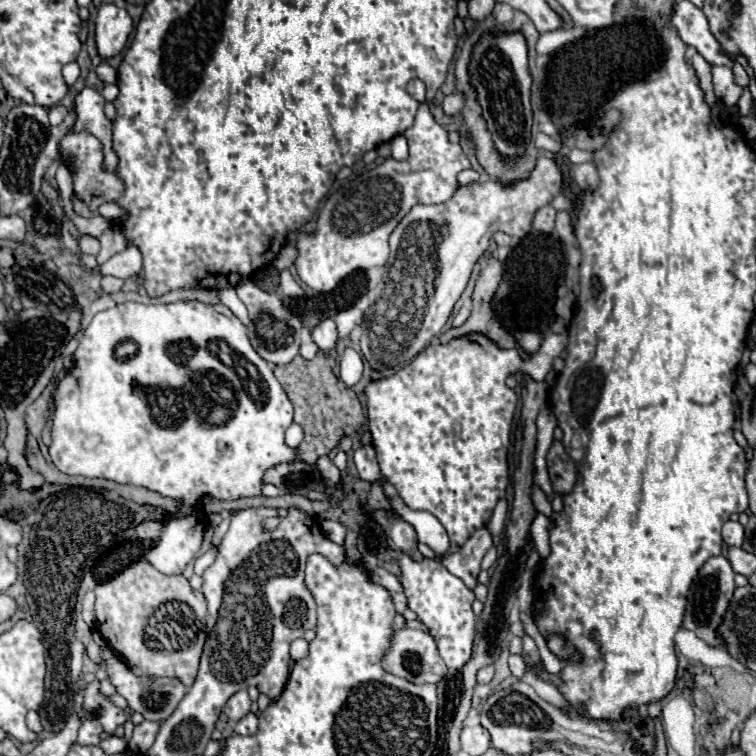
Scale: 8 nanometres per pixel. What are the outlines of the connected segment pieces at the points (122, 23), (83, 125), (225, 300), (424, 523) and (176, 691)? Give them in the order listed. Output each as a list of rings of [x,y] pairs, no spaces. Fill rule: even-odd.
[[[102,4],[95,20],[95,41],[98,46],[98,54],[108,60],[118,56],[130,34],[132,34],[132,18],[124,8],[118,8],[116,4]]]
[[[84,88],[76,96],[74,110],[78,114],[78,120],[72,130],[86,130],[86,132],[94,134],[104,146],[104,166],[108,170],[116,170],[118,156],[112,148],[112,124],[104,116],[104,104],[106,104],[106,100],[102,94],[98,94],[92,88]]]
[[[220,288],[218,290],[218,298],[224,306],[228,306],[244,324],[248,324],[248,312],[246,312],[246,306],[240,302],[240,298],[236,296],[234,288]]]
[[[384,484],[384,492],[390,496],[392,508],[398,512],[398,516],[414,526],[420,542],[428,544],[436,554],[448,554],[450,552],[448,534],[446,534],[444,526],[430,512],[414,512],[408,506],[404,506],[404,502],[400,500],[400,496],[396,494],[396,490],[390,484]]]
[[[108,646],[102,648],[102,660],[104,660],[104,670],[108,674],[110,684],[116,688],[116,692],[120,696],[126,698],[128,706],[134,712],[140,712],[146,720],[166,720],[176,710],[178,702],[184,696],[184,686],[180,684],[180,680],[176,680],[176,678],[146,678],[146,676],[138,678],[122,660],[116,658],[112,648],[108,648]]]

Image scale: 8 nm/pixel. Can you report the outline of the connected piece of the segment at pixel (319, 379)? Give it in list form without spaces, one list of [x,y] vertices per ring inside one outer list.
[[[332,348],[328,352],[318,352],[312,360],[306,360],[298,354],[292,362],[274,368],[274,376],[294,404],[294,424],[302,426],[304,430],[304,442],[296,448],[296,456],[308,464],[314,464],[320,456],[330,454],[330,450],[340,444],[344,434],[350,436],[364,424],[362,406],[356,394],[350,388],[344,388],[334,374],[336,358],[338,352]]]

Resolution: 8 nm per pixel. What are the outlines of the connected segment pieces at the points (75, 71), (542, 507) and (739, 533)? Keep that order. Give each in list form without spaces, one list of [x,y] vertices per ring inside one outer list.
[[[76,62],[66,64],[66,66],[62,68],[62,76],[64,76],[64,82],[66,82],[68,86],[72,86],[72,84],[78,80],[78,76],[80,76],[80,68],[78,68],[78,64],[76,64]]]
[[[538,485],[537,493],[534,493],[534,505],[540,513],[544,514],[549,519],[551,518],[553,514],[551,503]]]
[[[728,520],[722,526],[722,538],[724,538],[724,542],[728,546],[742,546],[742,540],[744,540],[744,528],[742,528],[742,524]]]

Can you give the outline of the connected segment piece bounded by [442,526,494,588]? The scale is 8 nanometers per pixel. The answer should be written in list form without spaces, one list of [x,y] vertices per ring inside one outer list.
[[[478,528],[464,546],[460,546],[458,552],[448,554],[442,564],[460,580],[464,580],[464,584],[468,588],[474,588],[478,584],[478,572],[480,572],[480,562],[484,558],[484,554],[488,552],[488,548],[492,546],[492,534],[490,530]]]

